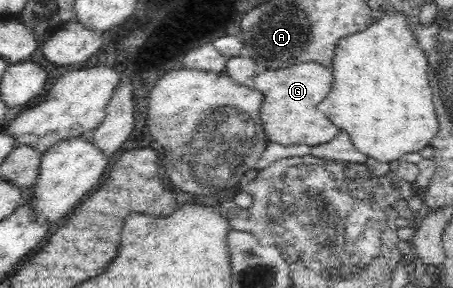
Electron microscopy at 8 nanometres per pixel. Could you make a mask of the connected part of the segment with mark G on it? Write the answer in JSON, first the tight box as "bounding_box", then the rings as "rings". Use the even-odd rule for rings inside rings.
{"bounding_box":[250,61,339,145],"rings":[[[315,61],[299,63],[283,69],[268,69],[256,74],[250,84],[264,96],[260,108],[263,128],[270,142],[283,145],[325,143],[339,135],[339,127],[318,109],[331,92],[334,70]]]}

